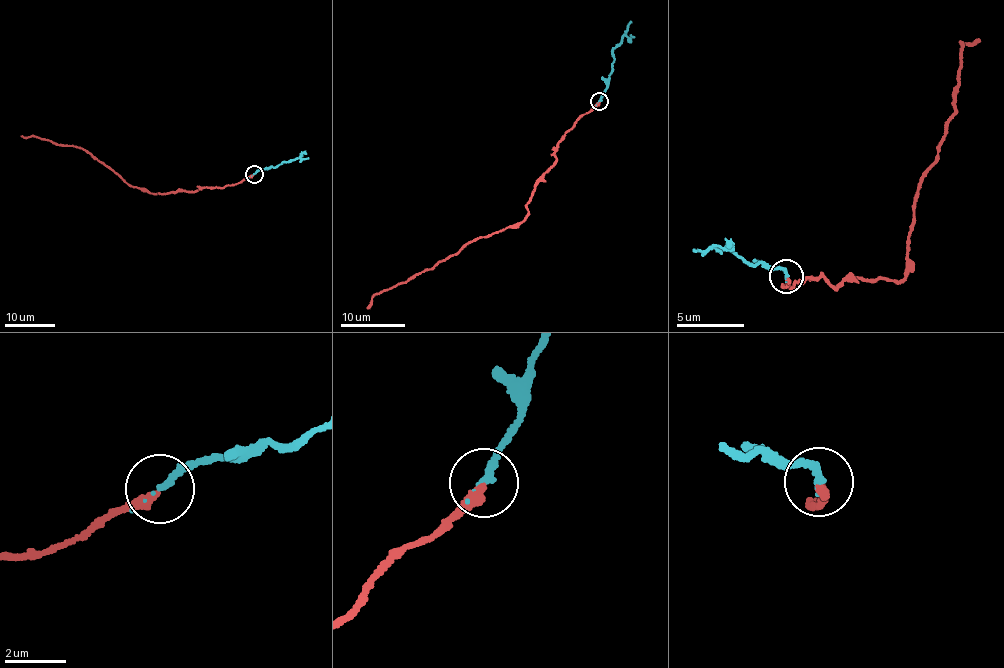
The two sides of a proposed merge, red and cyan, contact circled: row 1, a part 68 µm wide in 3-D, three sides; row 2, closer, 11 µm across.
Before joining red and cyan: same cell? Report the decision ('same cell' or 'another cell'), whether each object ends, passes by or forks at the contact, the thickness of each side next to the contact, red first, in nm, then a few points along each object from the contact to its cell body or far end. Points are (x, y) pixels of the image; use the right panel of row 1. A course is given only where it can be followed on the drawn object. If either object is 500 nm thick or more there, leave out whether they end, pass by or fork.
same cell; red ends there; cyan ends there; 320 nm thick on the red side, 240 nm on the other; red runs (787, 278), (781, 284), (819, 276), (834, 288), (902, 278), (924, 178), (955, 109), (959, 44), (980, 38); cyan runs (787, 275), (774, 266), (763, 268), (723, 250), (694, 248)

